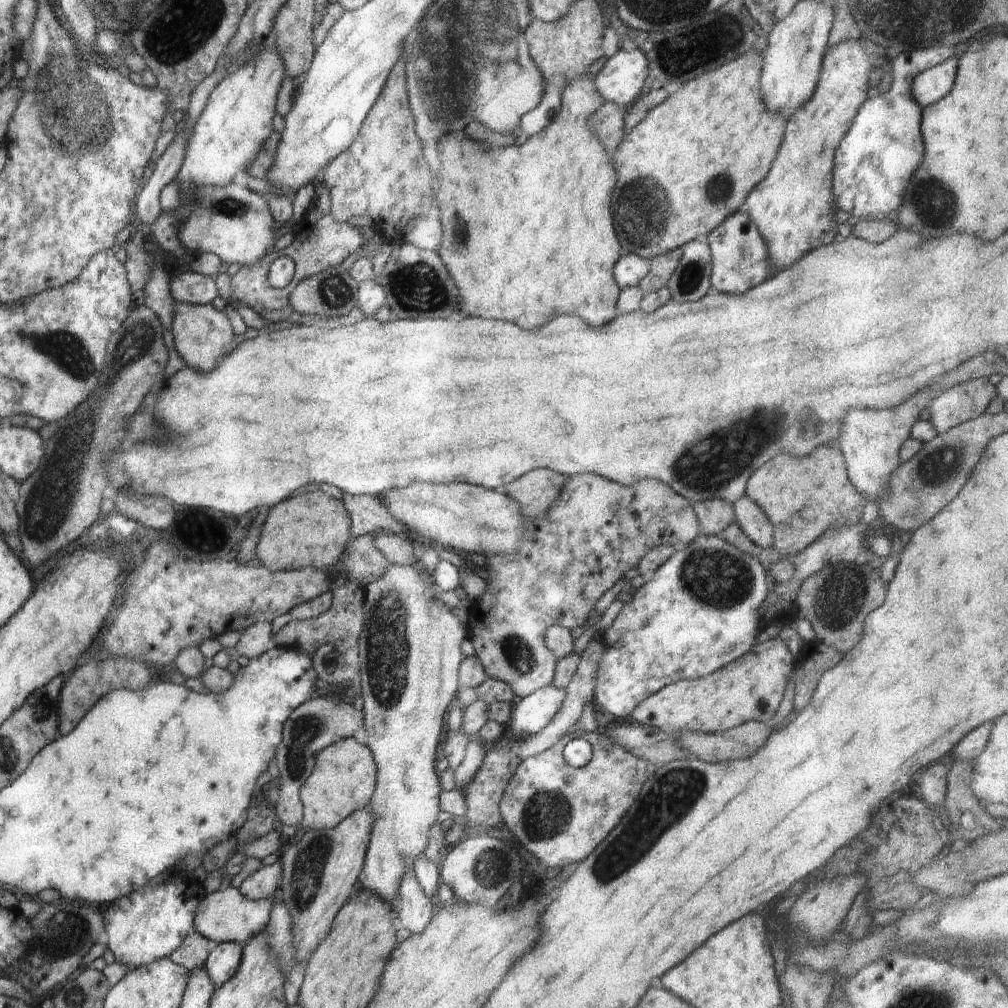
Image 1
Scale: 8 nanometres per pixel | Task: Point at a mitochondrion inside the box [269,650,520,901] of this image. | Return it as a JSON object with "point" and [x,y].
{"point":[307,730]}

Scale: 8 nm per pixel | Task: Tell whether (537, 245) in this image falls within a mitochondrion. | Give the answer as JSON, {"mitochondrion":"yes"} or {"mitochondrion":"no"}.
{"mitochondrion":"no"}

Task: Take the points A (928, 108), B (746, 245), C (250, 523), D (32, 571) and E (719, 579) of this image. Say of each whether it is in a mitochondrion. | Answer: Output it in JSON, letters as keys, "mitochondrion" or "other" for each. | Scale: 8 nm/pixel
{"A":"other","B":"mitochondrion","C":"other","D":"other","E":"mitochondrion"}

